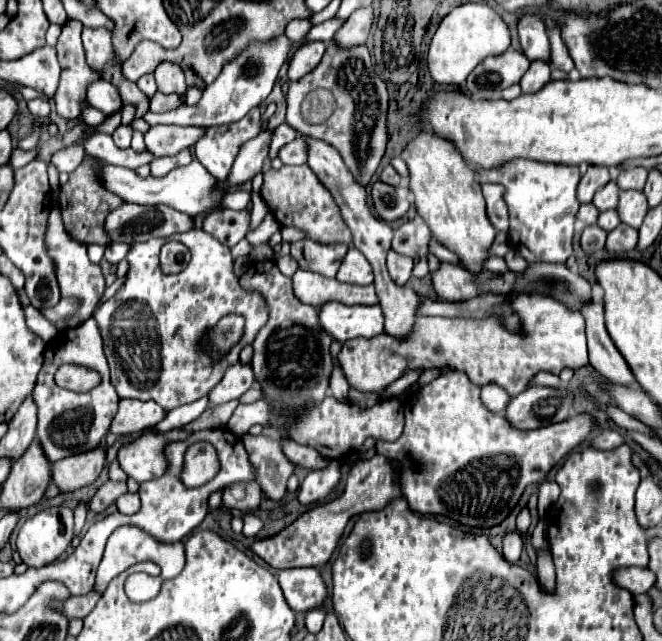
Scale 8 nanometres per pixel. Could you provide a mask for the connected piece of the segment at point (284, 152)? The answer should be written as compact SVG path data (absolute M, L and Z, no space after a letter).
M296 137L292 143L282 147L278 151L278 159L286 165L302 165L306 163L306 143L302 143L302 137Z

